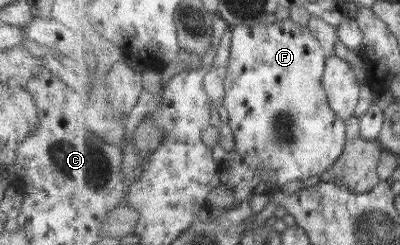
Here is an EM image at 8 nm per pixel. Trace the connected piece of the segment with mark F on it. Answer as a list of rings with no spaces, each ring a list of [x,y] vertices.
[[[292,17],[275,23],[237,26],[227,80],[226,108],[230,123],[237,135],[237,150],[228,154],[230,178],[228,185],[241,201],[253,201],[262,193],[274,193],[292,181],[323,175],[343,157],[348,147],[348,120],[341,118],[331,106],[324,77],[328,68],[328,55],[319,37]]]

